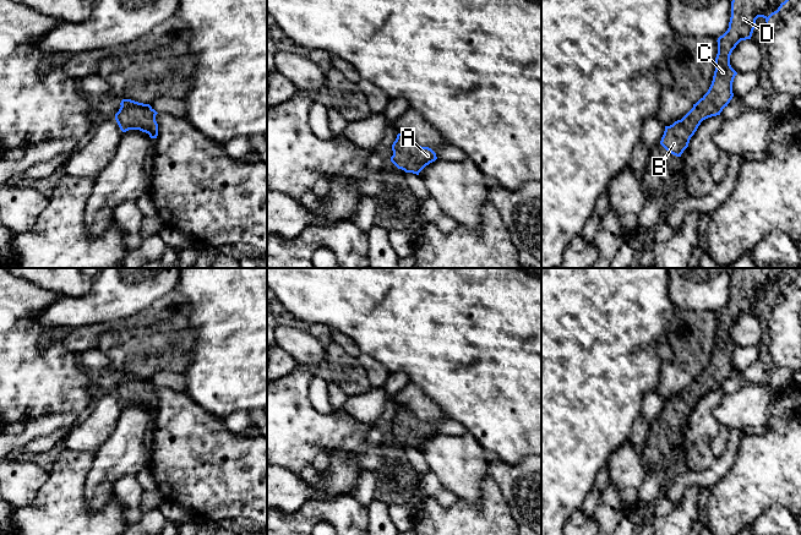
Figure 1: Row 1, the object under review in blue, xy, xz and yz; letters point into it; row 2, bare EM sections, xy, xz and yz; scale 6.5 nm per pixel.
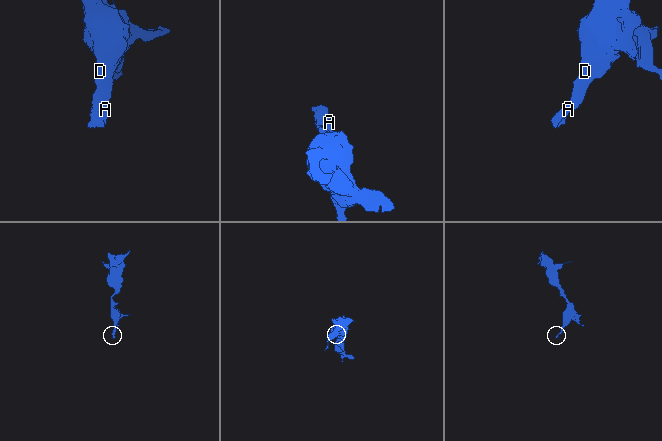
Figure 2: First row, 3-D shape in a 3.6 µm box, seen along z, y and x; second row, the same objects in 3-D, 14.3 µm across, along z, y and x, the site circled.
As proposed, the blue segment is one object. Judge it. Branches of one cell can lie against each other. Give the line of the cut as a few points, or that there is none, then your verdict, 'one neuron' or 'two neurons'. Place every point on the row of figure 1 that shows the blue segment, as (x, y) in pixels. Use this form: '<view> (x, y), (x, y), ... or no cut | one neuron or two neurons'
no cut | one neuron

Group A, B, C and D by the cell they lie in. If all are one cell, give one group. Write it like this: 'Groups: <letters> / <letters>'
Groups: A B C D

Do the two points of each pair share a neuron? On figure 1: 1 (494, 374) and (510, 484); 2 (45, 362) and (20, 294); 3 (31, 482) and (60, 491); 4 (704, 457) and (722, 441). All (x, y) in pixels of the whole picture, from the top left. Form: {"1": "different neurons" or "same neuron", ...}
{"1": "different neurons", "2": "same neuron", "3": "different neurons", "4": "different neurons"}

